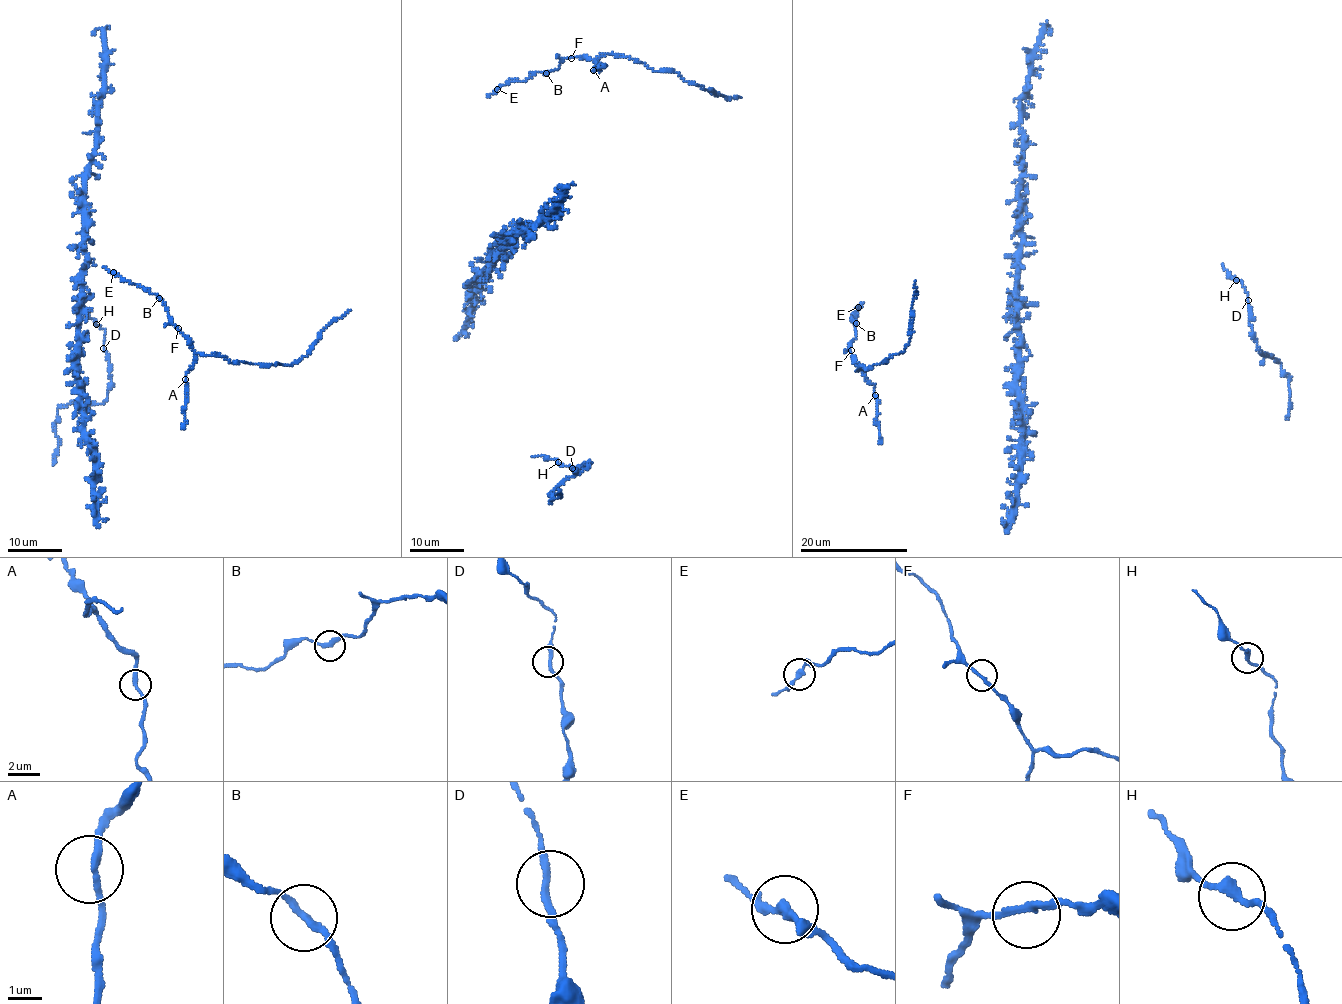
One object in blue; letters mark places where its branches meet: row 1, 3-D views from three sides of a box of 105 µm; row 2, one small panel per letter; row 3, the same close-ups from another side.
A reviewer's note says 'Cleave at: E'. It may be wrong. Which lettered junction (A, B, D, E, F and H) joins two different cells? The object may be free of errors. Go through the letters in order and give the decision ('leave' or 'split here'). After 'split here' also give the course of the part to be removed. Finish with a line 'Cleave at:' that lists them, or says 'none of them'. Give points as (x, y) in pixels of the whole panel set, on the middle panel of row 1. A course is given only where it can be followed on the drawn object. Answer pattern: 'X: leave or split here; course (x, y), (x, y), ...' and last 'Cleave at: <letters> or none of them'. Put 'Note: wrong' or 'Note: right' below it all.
A: leave
B: leave
D: leave
E: leave
F: leave
H: leave
Cleave at: none of them
Note: wrong

